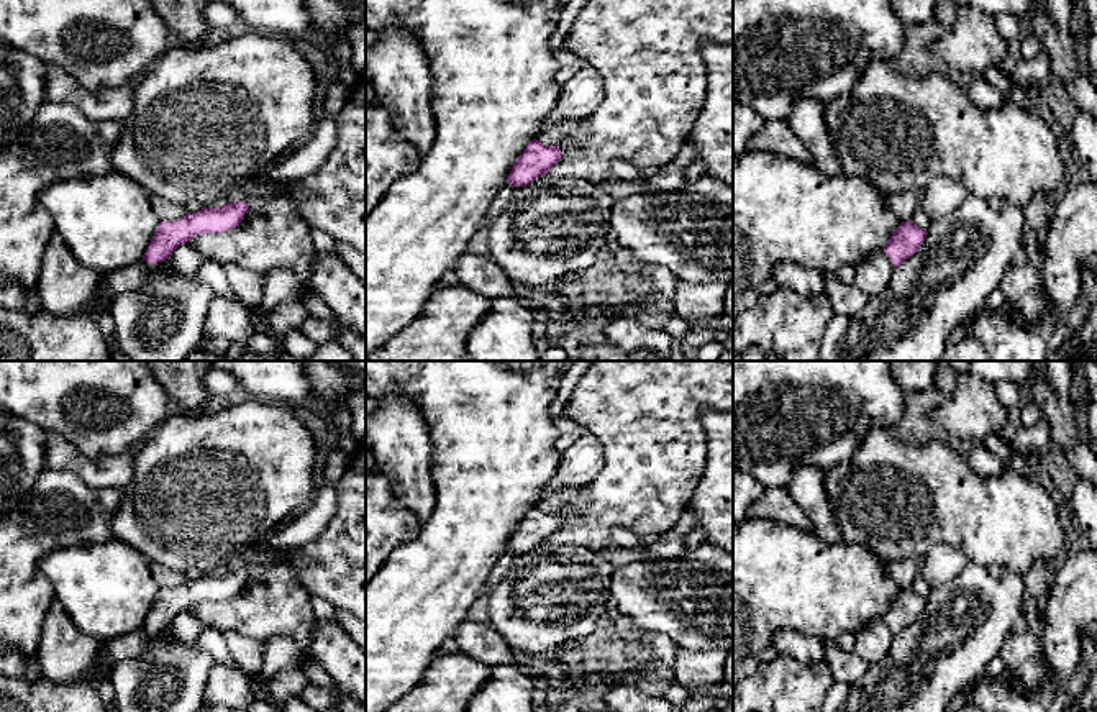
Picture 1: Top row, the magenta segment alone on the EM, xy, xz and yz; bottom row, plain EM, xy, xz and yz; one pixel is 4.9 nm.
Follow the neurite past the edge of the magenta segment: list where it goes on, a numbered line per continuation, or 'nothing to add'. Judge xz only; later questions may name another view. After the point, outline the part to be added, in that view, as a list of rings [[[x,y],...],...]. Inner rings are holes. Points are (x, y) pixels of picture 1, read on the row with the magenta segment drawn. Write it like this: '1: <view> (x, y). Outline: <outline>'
nothing to add

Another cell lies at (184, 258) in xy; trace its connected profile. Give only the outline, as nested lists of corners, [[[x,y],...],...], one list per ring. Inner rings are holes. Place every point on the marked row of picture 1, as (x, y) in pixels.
[[[184,243],[172,253],[171,261],[182,274],[195,274],[210,259]]]

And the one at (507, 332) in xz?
[[[494,299],[492,308],[467,336],[471,361],[541,361],[535,348],[539,331],[528,302]]]

